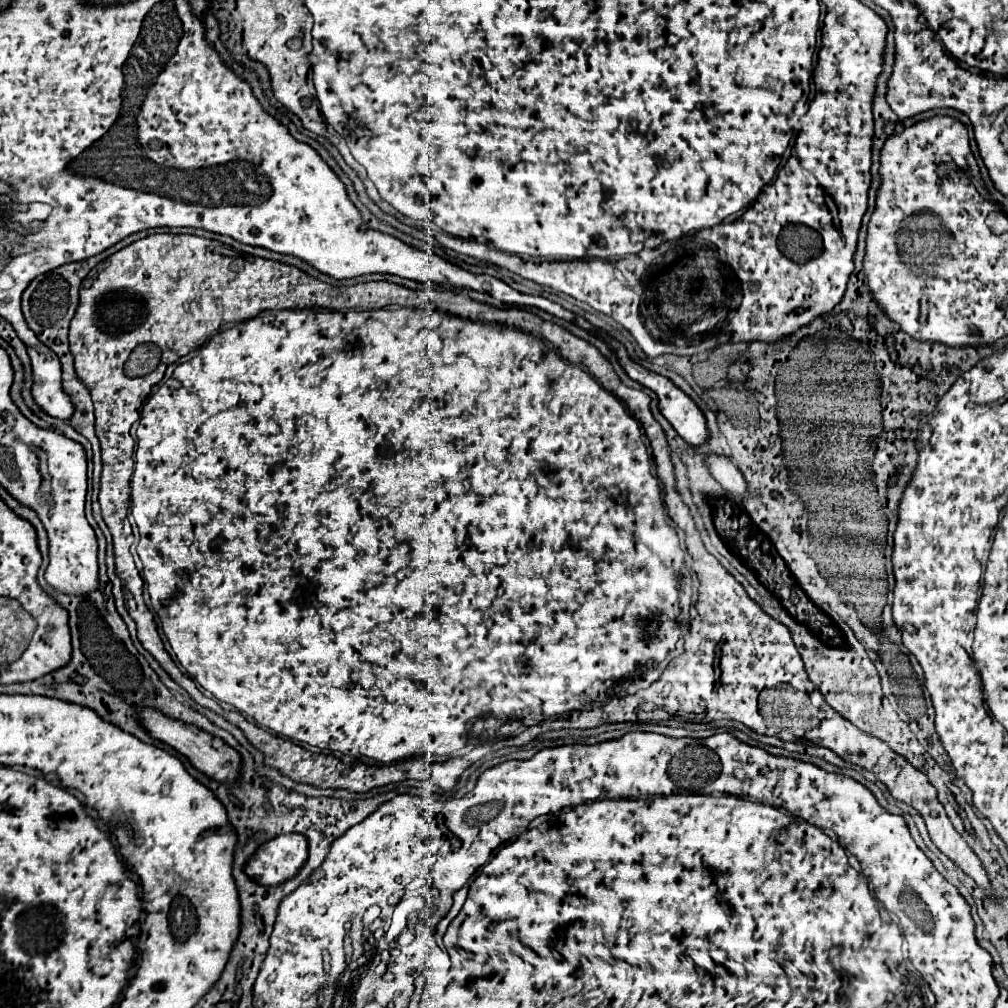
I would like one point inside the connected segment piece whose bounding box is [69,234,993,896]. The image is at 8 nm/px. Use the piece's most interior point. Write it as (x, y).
(360, 559)

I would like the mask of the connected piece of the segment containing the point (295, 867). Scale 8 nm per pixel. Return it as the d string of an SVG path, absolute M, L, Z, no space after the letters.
M283 834L261 846L247 862L245 874L263 886L279 886L291 880L307 862L309 846L303 834Z

